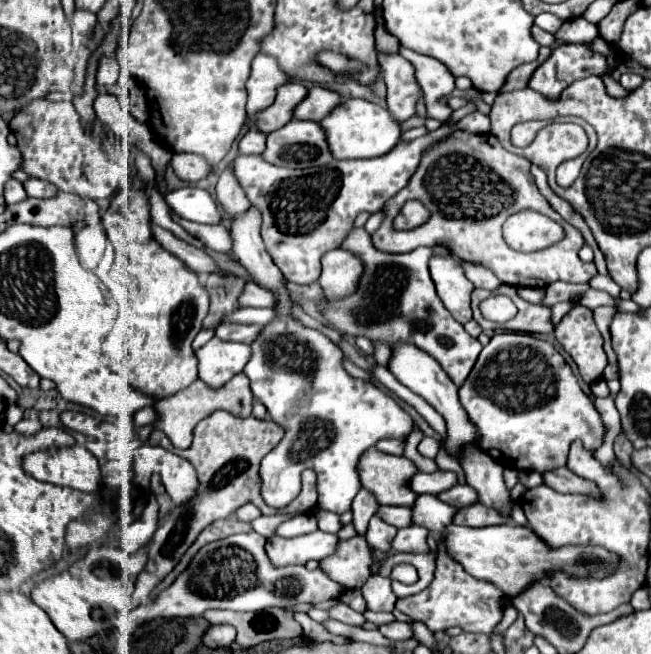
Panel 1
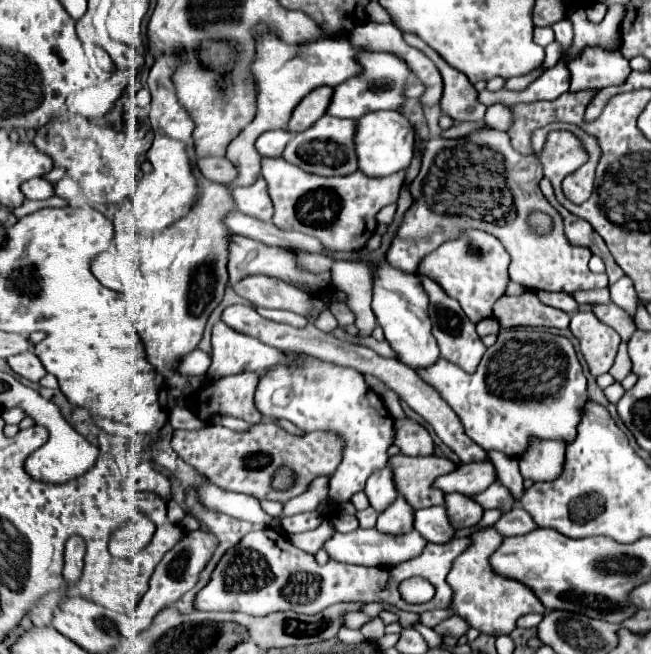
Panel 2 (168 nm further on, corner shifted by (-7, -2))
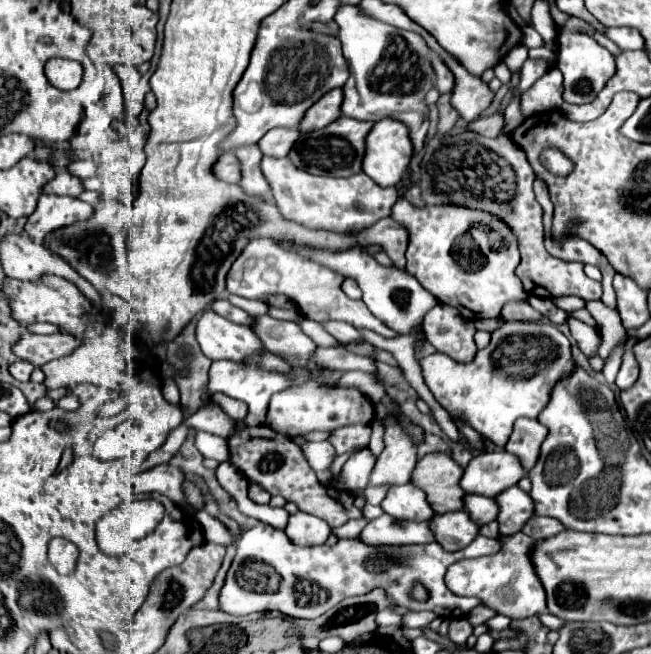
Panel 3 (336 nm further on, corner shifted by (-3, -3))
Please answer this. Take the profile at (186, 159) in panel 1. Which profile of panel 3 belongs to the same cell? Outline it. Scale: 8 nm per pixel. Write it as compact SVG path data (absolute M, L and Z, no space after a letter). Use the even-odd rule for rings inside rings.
M232 152L222 154L220 160L214 166L214 174L218 178L222 178L224 182L232 182L232 184L240 182L242 174L240 174L240 162L238 162L238 158Z

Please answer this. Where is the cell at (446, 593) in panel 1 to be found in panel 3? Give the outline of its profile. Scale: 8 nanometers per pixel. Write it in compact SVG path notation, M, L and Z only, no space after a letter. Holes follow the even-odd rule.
M524 532L514 536L500 536L502 550L494 556L482 556L472 560L460 560L452 564L446 572L446 586L458 596L476 596L482 604L494 608L512 620L542 614L544 608L544 586L534 570L530 552L536 540L530 540Z

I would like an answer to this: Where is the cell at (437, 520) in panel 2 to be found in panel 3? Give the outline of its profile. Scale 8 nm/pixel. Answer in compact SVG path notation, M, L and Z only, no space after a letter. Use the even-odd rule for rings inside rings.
M466 510L436 514L430 526L436 534L436 542L450 552L466 548L480 530L480 526L470 518L470 514L466 514Z

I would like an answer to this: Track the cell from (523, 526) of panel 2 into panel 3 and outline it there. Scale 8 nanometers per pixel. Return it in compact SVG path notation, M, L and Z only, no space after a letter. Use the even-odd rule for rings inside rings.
M546 516L530 518L530 522L522 528L524 534L528 534L530 538L536 538L536 540L552 538L554 534L560 534L564 530L566 530L566 526L562 526L562 522L558 522L556 518L546 518Z

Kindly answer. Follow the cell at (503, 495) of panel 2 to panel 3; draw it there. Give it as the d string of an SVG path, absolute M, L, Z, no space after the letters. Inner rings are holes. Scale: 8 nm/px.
M512 486L510 490L504 490L496 496L496 502L500 506L498 524L500 534L510 536L522 530L522 526L534 516L534 502L528 492L520 490L518 486Z

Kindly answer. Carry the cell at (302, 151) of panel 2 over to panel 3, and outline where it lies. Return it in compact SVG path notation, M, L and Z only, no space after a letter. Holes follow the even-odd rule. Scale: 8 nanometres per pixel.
M342 116L322 130L302 134L300 140L294 144L294 148L290 150L288 158L298 168L302 168L310 174L338 176L338 178L354 176L354 174L362 172L362 158L366 152L366 134L372 130L372 126L374 126L374 122L360 122L360 120Z

